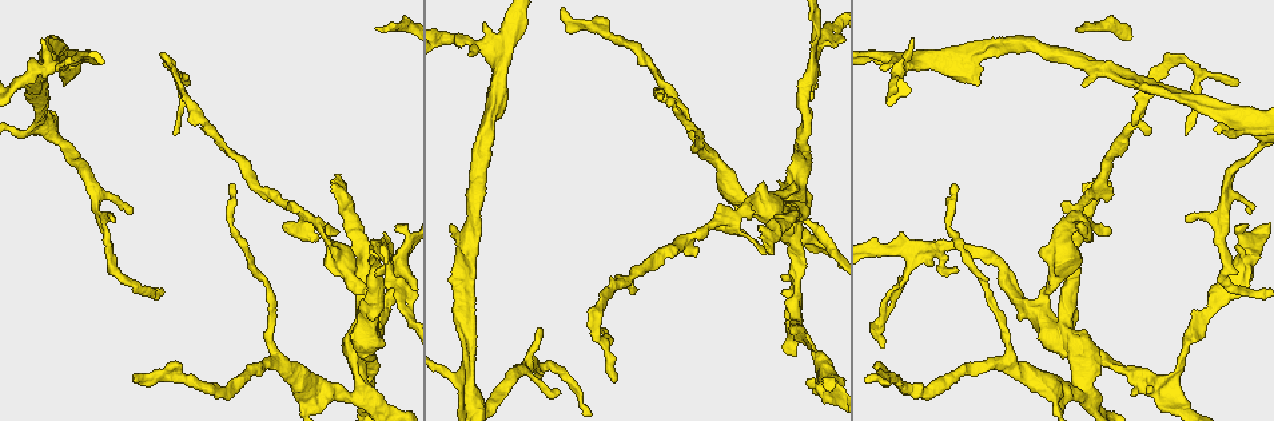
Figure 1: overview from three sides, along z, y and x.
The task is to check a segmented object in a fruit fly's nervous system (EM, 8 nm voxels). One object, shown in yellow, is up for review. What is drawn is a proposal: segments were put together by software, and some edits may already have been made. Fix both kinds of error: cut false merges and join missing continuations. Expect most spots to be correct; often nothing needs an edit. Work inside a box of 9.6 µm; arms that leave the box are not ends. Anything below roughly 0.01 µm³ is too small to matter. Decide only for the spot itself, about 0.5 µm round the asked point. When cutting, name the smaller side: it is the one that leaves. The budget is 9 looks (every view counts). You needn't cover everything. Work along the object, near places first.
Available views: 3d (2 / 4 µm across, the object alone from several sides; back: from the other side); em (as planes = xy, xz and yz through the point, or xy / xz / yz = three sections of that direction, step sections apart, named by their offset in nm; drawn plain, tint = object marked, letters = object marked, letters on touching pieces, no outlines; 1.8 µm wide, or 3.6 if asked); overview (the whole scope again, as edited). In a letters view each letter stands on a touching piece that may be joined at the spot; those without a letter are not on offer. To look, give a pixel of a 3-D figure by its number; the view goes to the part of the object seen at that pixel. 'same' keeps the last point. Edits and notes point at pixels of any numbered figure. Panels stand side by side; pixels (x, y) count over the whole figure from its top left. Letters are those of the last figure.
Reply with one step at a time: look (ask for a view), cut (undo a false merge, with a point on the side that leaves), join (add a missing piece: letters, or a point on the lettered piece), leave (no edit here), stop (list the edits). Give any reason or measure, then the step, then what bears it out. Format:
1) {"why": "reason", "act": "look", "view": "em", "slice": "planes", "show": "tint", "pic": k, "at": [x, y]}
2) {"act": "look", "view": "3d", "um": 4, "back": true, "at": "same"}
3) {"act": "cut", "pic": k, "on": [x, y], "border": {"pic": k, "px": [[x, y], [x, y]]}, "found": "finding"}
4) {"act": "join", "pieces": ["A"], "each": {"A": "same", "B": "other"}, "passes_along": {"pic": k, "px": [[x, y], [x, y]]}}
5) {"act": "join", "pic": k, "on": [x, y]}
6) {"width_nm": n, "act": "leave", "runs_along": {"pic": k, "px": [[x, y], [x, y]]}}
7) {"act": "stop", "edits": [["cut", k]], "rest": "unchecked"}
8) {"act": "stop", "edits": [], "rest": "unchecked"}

{"why": "thick turns thin", "act": "look", "view": "em", "slice": "planes", "show": "tint", "pic": 1, "at": [62, 146]}

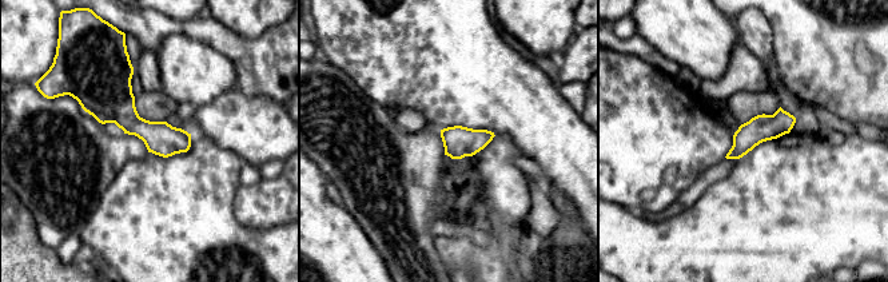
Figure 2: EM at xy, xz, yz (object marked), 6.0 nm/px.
{"why": "what lies round it", "act": "look", "view": "em", "slice": "planes", "show": "letters", "at": "same"}

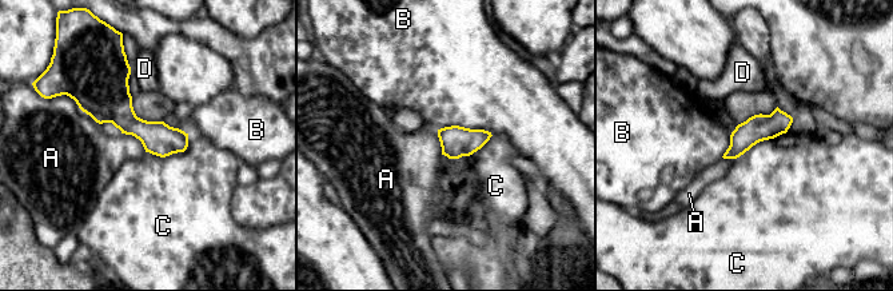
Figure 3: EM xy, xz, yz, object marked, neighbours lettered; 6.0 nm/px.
{"act": "leave", "each": {"A": "other", "B": "other", "C": "other", "D": "other"}, "border": {"pic": 3, "px": [[67, 95], [99, 124]]}, "found": "continuous, no second neuron"}

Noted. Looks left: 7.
{"why": "free end", "act": "look", "view": "em", "slice": "planes", "show": "letters", "pic": 1, "at": [804, 219]}

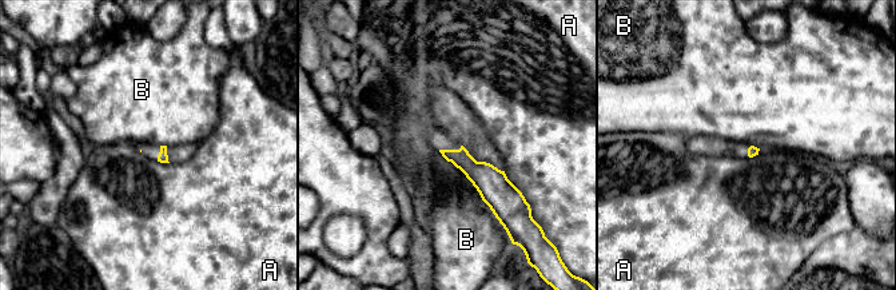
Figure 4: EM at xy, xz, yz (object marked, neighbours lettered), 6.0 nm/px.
{"act": "leave", "each": {"A": "other", "B": "other"}, "border": {"pic": 4, "px": [[472, 182], [481, 199], [501, 225]]}, "found": "none of them fits"}

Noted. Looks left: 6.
{"why": "looks like a crossing", "act": "look", "view": "3d", "um": 2, "pic": 1, "at": [922, 253]}

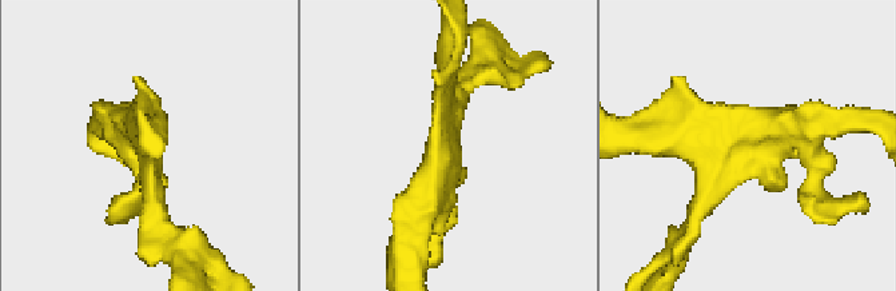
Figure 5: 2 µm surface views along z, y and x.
{"act": "look", "view": "em", "slice": "yz", "step": 4, "show": "tint", "pic": 5, "at": [437, 143]}

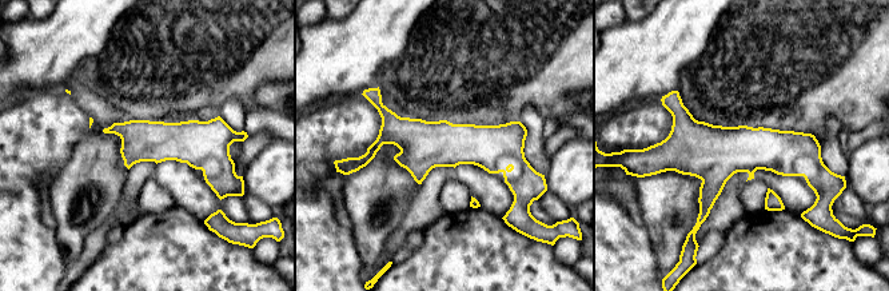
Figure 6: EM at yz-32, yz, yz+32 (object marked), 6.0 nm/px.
{"why": "cut it another way", "act": "look", "view": "em", "slice": "planes", "show": "letters", "at": "same"}

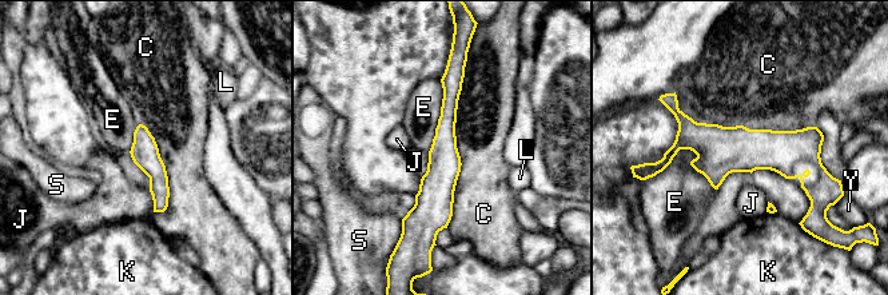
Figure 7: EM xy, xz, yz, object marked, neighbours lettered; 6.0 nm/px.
{"act": "leave", "each": {"C": "other", "E": "other", "J": "other", "K": "other", "L": "other", "S": "other", "Y": "other"}, "runs_along": {"pic": 7, "px": [[449, 70], [435, 230]]}, "found": "one neuron here"}

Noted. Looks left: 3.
{"act": "look", "view": "3d", "um": 4, "pic": 1, "at": [1065, 320]}

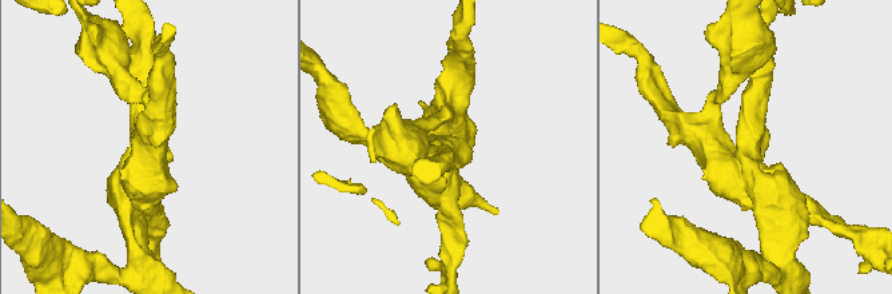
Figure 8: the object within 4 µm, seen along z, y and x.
{"why": "shape alone is not enough", "act": "look", "view": "em", "um": 3.6, "slice": "planes", "show": "letters", "pic": 8, "at": [747, 148]}

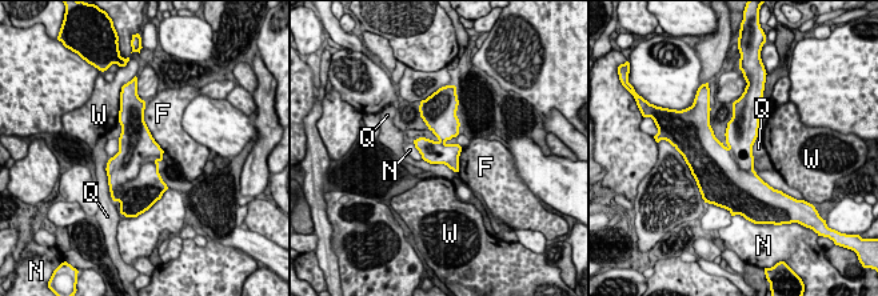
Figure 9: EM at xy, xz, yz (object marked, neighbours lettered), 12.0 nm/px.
{"act": "cut", "pic": 9, "on": [148, 187], "each": {"F": "other", "N": "other", "Q": "other", "W": "other"}, "border": {"pic": 9, "px": [[156, 160], [147, 159], [122, 192]]}, "found": "a second neuron is stuck on"}

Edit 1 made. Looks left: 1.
{"act": "stop", "edits": [["cut", 9]], "rest": "unchecked"}

